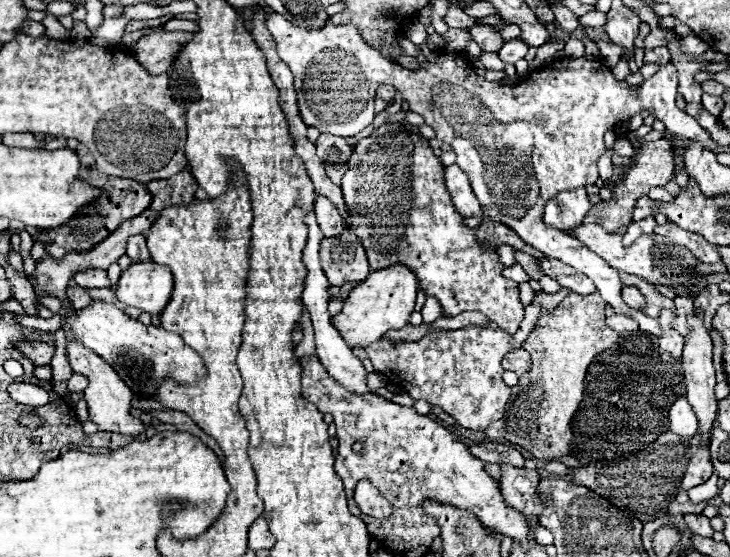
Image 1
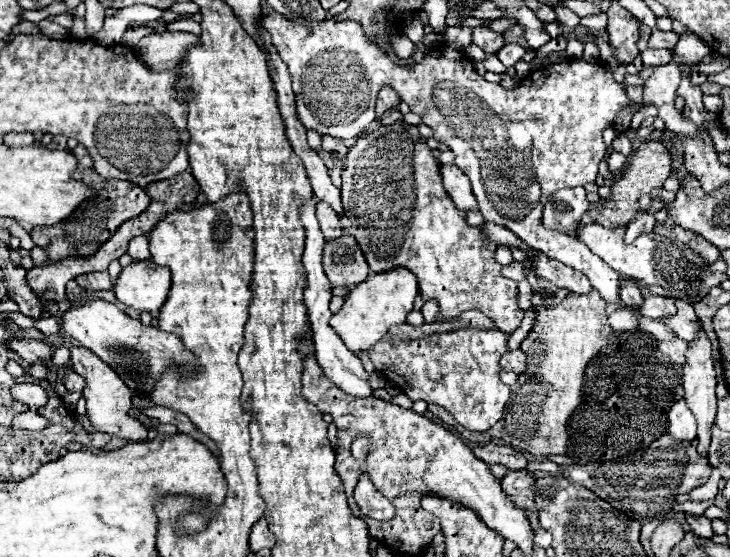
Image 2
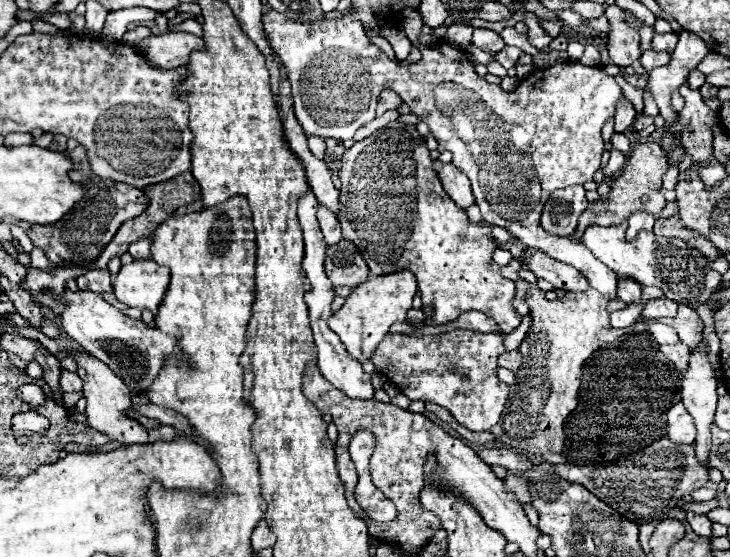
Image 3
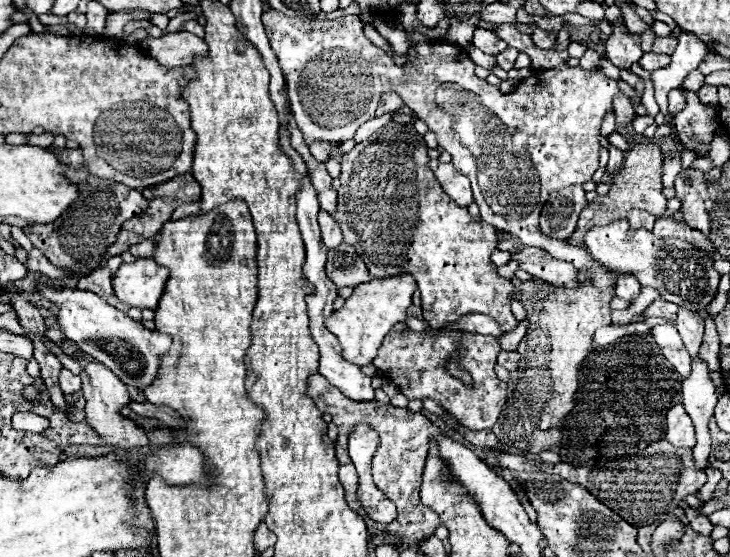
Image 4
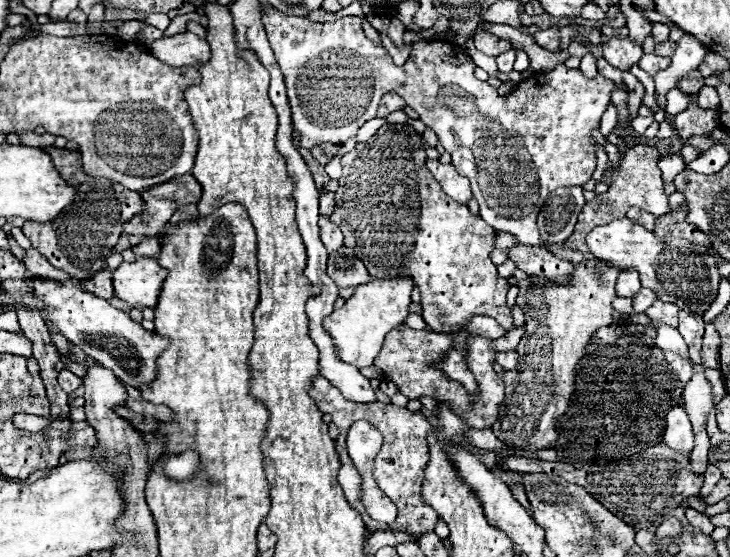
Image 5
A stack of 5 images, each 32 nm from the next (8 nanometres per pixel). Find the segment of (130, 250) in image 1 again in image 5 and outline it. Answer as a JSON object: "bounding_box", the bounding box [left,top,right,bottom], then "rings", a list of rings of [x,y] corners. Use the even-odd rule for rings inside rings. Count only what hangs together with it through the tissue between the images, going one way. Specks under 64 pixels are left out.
{"bounding_box":[132,238,160,258],"rings":[[[146,238],[140,244],[132,246],[132,250],[136,256],[152,256],[154,258],[160,252],[160,240],[158,238]]]}

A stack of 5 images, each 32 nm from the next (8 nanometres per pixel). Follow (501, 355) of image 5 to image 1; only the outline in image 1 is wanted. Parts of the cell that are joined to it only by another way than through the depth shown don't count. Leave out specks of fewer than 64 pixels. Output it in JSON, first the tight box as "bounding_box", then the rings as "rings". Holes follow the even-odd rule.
{"bounding_box":[502,348,530,376],"rings":[[[522,348],[512,350],[512,354],[506,354],[506,358],[502,360],[502,368],[504,370],[512,370],[518,376],[522,376],[530,368],[530,356],[528,356],[528,352],[522,350]]]}

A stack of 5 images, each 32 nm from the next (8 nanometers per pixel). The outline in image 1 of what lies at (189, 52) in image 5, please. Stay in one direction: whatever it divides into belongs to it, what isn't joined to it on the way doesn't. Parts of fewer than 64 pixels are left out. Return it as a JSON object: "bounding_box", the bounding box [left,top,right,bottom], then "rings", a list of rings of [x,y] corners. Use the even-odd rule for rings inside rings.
{"bounding_box":[132,32,192,74],"rings":[[[152,32],[132,46],[134,58],[150,72],[162,74],[178,58],[178,50],[192,38],[190,32]]]}

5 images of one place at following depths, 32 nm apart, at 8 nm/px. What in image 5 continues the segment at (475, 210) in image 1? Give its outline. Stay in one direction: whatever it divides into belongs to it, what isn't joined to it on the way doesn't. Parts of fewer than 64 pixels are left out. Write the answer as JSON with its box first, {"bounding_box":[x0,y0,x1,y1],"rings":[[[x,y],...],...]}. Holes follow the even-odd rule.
{"bounding_box":[426,160,472,204],"rings":[[[426,160],[426,166],[450,198],[454,198],[460,204],[466,204],[470,200],[472,196],[470,182],[464,176],[460,176],[452,164],[440,164],[438,160]]]}

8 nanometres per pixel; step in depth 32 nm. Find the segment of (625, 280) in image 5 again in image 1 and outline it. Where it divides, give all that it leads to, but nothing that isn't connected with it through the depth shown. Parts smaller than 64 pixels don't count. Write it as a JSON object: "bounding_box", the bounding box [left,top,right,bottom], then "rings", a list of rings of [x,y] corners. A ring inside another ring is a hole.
{"bounding_box":[622,286,646,310],"rings":[[[624,286],[624,288],[622,288],[622,300],[624,300],[630,308],[636,308],[636,310],[642,310],[644,304],[646,304],[644,296],[642,296],[640,290],[634,288],[634,286]]]}

